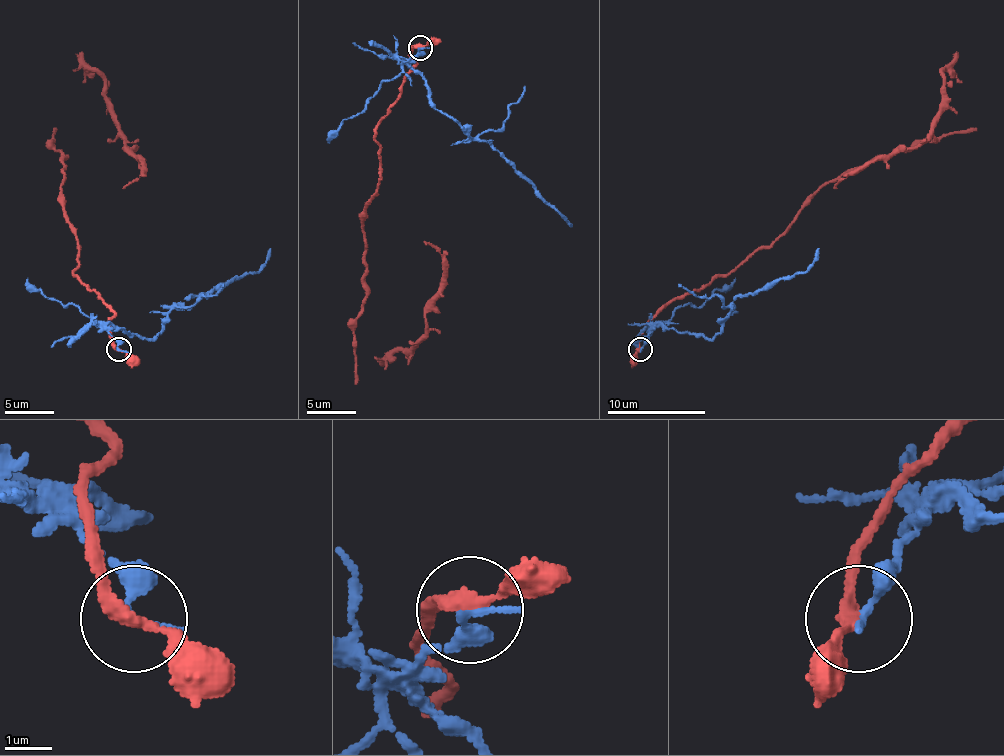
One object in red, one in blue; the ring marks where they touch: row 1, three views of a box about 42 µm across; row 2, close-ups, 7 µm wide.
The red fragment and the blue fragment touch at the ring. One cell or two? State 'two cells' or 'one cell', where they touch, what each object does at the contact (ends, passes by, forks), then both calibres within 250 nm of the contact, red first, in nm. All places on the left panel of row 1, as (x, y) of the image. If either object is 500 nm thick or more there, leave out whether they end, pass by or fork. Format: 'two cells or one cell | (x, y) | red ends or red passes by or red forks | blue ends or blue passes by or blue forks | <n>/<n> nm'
two cells | (119, 349) | red passes by | blue ends | 260/240 nm

